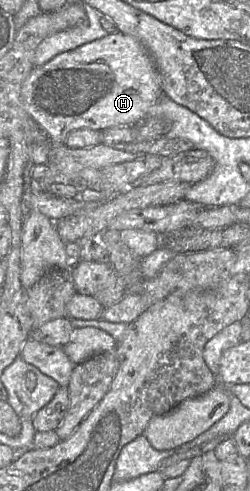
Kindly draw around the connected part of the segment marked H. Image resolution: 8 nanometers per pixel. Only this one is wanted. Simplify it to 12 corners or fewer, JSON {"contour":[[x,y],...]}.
{"contour":[[119,31],[34,67],[24,109],[53,144],[145,119],[163,96]]}

